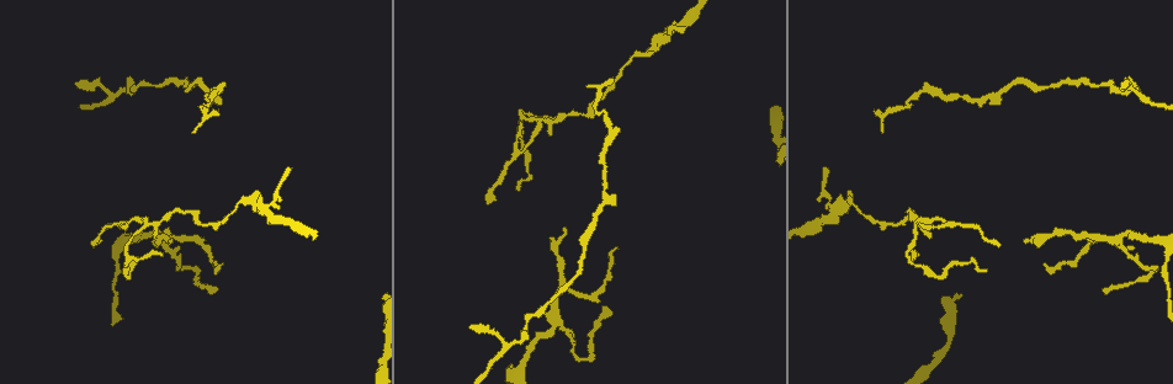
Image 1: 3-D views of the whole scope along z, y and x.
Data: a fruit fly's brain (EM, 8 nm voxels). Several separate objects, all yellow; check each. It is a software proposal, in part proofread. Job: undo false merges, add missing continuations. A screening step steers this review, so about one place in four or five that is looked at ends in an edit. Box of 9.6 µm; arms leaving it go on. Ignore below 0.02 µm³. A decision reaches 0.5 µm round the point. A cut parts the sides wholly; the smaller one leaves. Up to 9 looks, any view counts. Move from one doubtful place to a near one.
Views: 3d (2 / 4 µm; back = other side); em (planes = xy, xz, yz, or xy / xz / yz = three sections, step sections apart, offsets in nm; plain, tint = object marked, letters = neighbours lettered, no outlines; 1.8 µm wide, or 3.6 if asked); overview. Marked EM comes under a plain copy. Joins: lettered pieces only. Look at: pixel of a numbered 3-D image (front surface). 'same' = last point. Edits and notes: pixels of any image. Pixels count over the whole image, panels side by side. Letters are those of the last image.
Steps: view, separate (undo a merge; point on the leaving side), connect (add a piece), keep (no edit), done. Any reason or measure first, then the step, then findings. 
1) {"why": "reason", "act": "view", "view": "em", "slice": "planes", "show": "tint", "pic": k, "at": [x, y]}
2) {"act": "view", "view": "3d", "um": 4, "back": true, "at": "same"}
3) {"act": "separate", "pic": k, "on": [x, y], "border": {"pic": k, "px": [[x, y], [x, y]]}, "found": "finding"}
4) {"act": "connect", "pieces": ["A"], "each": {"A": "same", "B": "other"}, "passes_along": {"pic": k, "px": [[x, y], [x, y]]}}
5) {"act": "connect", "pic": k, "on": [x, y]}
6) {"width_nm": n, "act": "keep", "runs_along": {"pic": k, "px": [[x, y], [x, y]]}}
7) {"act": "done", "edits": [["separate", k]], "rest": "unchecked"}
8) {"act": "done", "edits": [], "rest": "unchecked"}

{"why": "tapers out", "act": "view", "view": "3d", "um": 2, "pic": 1, "at": [1043, 265]}

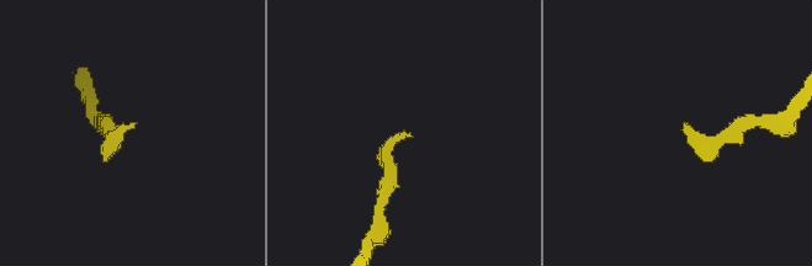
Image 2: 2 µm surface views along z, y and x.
{"why": "shape alone is not enough", "act": "view", "view": "em", "slice": "planes", "show": "letters", "pic": 2, "at": [133, 126]}

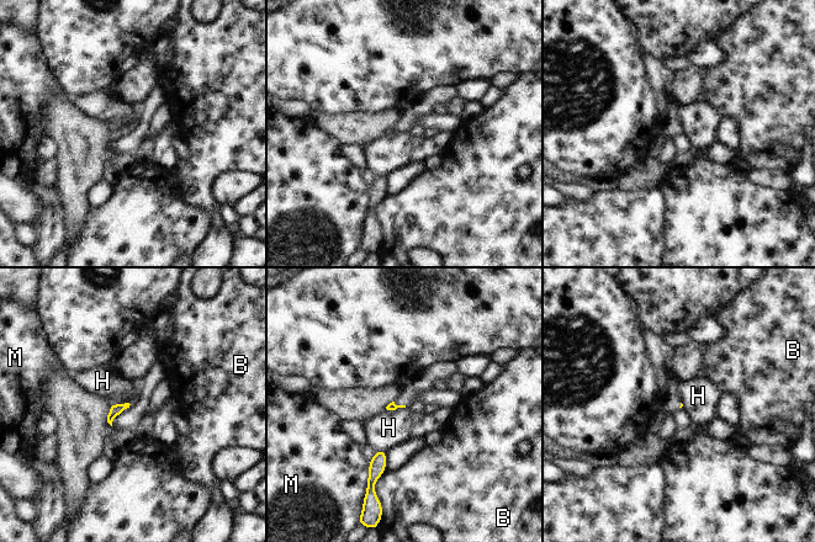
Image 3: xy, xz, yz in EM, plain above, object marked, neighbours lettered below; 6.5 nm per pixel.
{"act": "keep", "each": {"B": "other", "H": "other", "M": "other"}, "border": {"pic": 3, "px": [[111, 403], [122, 404]]}, "found": "no lettered piece goes on from it"}

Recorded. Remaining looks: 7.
{"why": "abrupt turn", "act": "view", "view": "3d", "um": 4, "pic": 1, "at": [1154, 265]}

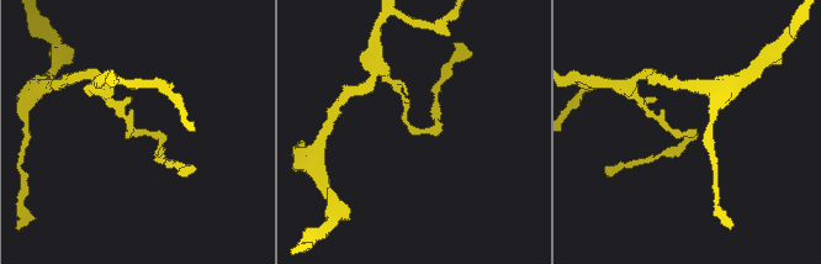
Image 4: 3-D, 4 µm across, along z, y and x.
{"why": "shape alone is not enough", "act": "view", "view": "em", "slice": "xz", "step": 16, "show": "tint", "pic": 4, "at": [423, 130]}

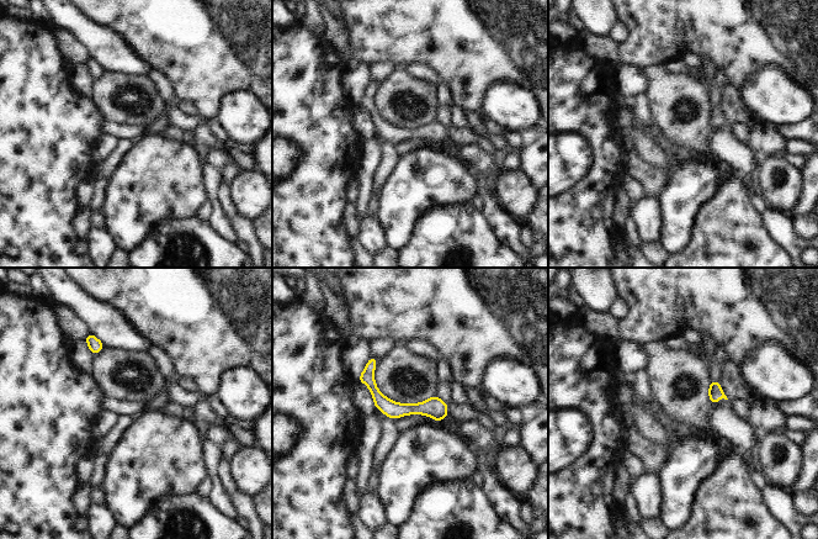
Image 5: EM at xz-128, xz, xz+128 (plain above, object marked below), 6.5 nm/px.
{"why": "cut it another way", "act": "view", "view": "em", "slice": "planes", "show": "letters", "at": "same"}

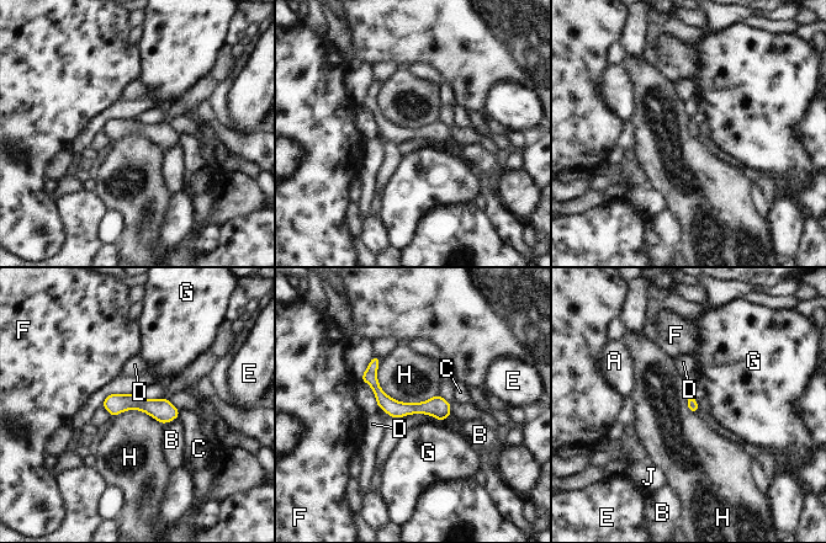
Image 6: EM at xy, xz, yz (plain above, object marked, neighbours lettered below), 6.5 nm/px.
{"act": "keep", "each": {"A": "other", "B": "other", "C": "other", "D": "other", "E": "other", "F": "other", "G": "other", "H": "other", "J": "other"}, "found": "one cell here"}

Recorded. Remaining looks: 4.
{"why": "thin end", "act": "view", "view": "3d", "um": 2, "back": true, "pic": 1, "at": [1121, 85]}

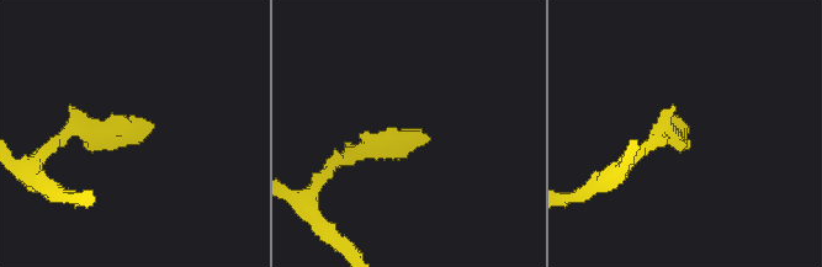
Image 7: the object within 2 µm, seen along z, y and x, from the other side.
{"act": "view", "view": "em", "um": 3.6, "slice": "planes", "show": "letters", "pic": 7, "at": [677, 121]}

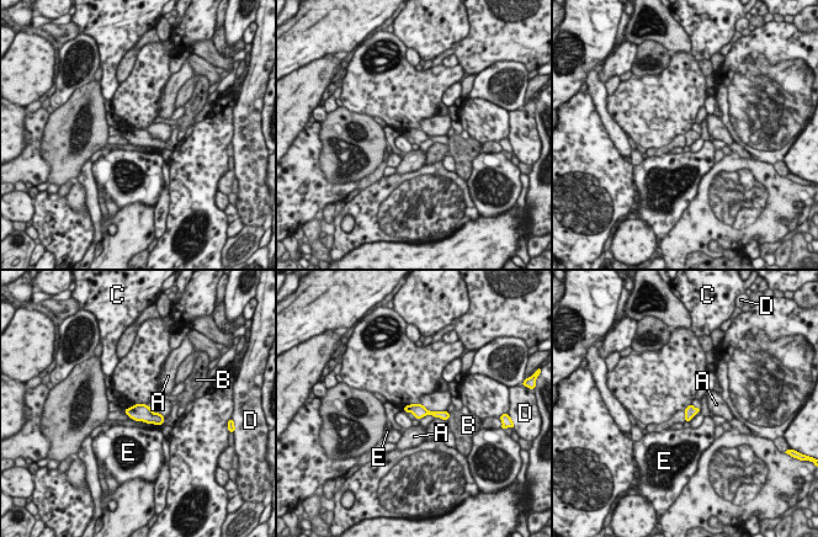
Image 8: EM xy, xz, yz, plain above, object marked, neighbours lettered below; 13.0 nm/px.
{"act": "keep", "each": {"A": "other", "B": "other", "C": "other", "D": "other", "E": "other"}, "runs_along": {"pic": 8, "px": [[408, 408], [446, 415]]}, "found": "none of them fits"}

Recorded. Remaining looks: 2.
{"why": "thick turns thin", "act": "view", "view": "3d", "um": 2, "pic": 1, "at": [851, 202]}

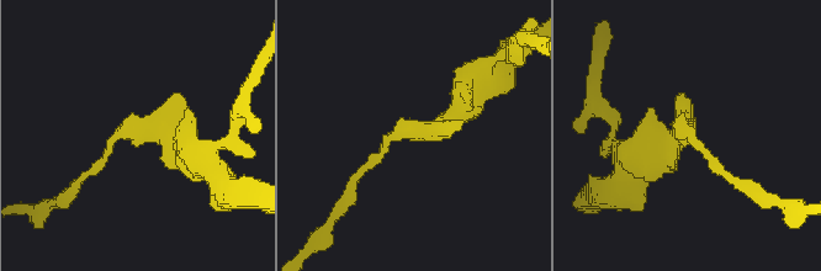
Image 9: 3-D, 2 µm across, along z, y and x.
{"act": "view", "view": "em", "slice": "xz", "step": 16, "show": "letters", "pic": 9, "at": [155, 130]}

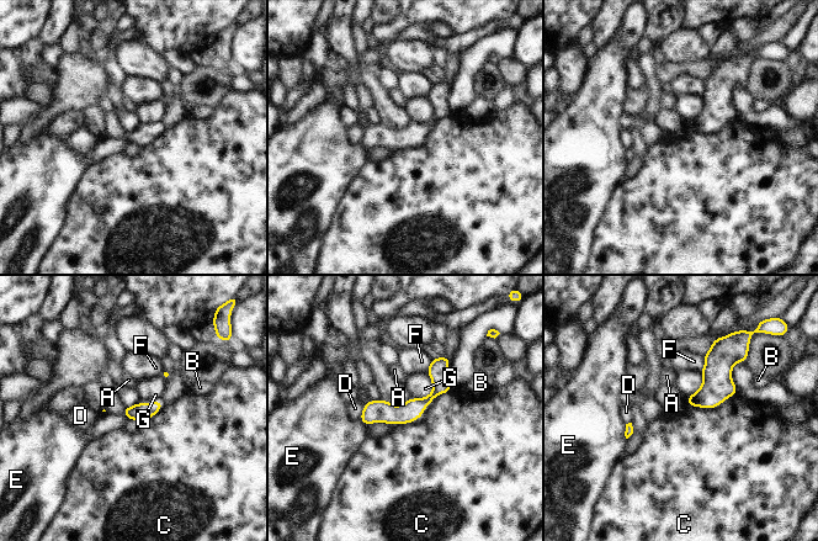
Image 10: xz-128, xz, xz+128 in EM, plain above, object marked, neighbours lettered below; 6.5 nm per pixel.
{"width_nm": 50, "act": "keep", "each": {"A": "other", "B": "other", "C": "other", "D": "other", "E": "other", "F": "other", "G": "other"}, "found": "all the same cell"}

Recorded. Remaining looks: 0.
{"act": "done", "edits": [], "rest": "unchecked"}

